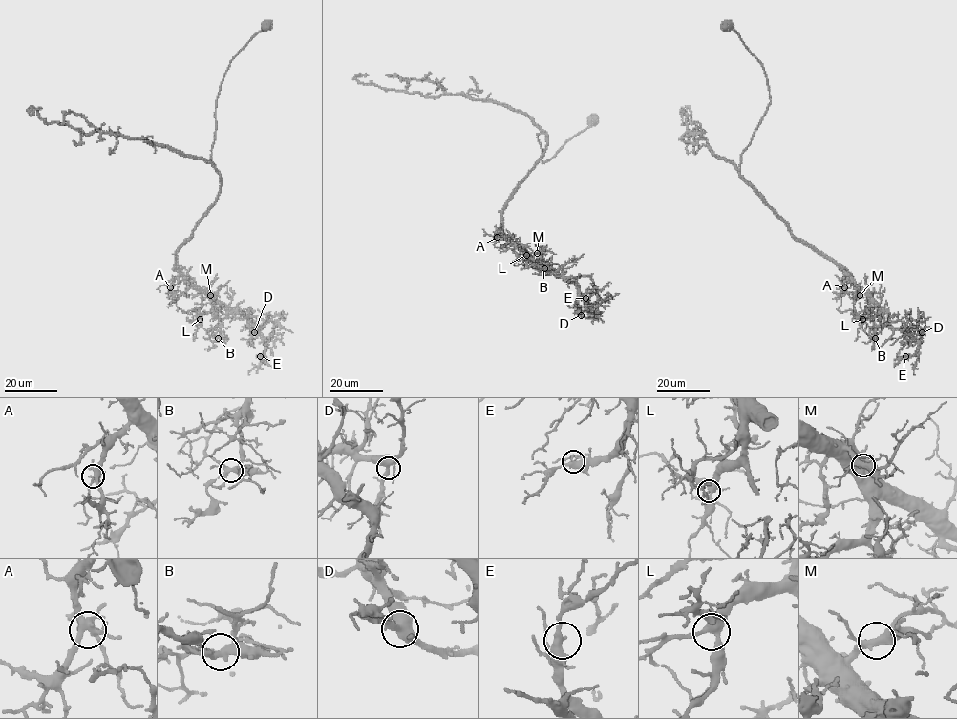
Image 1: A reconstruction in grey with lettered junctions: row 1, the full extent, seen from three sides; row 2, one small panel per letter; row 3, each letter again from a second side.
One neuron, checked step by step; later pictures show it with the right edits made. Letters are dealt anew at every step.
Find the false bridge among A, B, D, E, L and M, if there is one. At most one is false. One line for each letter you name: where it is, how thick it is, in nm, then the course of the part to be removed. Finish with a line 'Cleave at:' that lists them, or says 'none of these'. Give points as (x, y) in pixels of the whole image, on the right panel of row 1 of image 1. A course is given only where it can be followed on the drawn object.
B: Place: (875, 338). Thickness 360 nm. Course of the part to remove: (875, 338), (881, 329), (881, 311), (886, 300)
Cleave at: B

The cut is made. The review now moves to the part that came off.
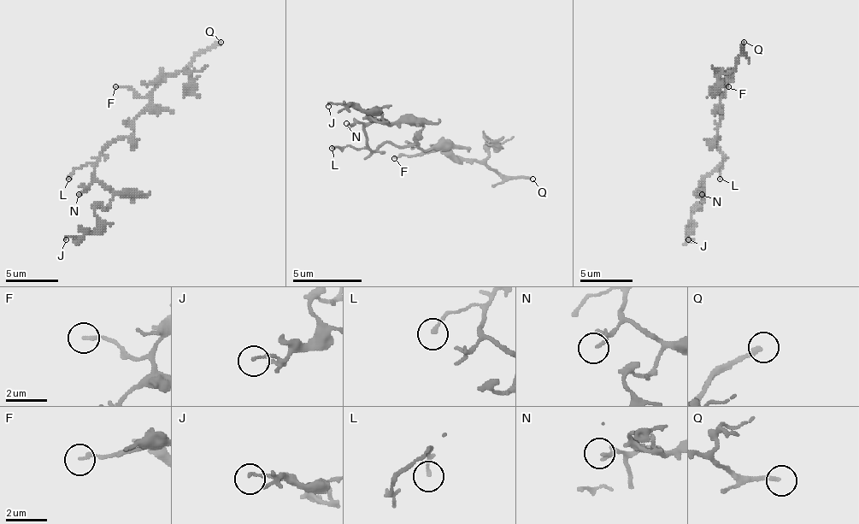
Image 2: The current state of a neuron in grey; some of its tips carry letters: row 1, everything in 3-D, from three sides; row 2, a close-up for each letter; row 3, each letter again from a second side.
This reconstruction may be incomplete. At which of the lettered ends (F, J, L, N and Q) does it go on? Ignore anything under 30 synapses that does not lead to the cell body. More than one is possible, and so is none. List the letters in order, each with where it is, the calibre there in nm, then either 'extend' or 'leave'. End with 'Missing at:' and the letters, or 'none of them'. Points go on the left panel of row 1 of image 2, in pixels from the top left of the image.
F: place (115, 86); calibre 160 nm; leave
J: place (66, 239); calibre 120 nm; leave
L: place (68, 179); calibre 150 nm; leave
N: place (79, 194); calibre 110 nm; leave
Q: place (220, 42); calibre 200 nm; extend
Missing at: Q

